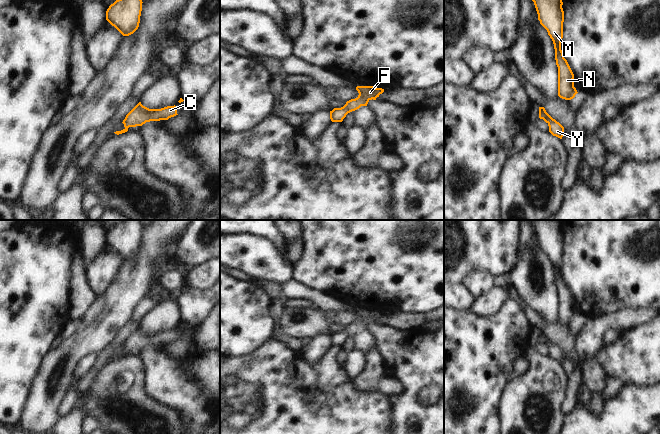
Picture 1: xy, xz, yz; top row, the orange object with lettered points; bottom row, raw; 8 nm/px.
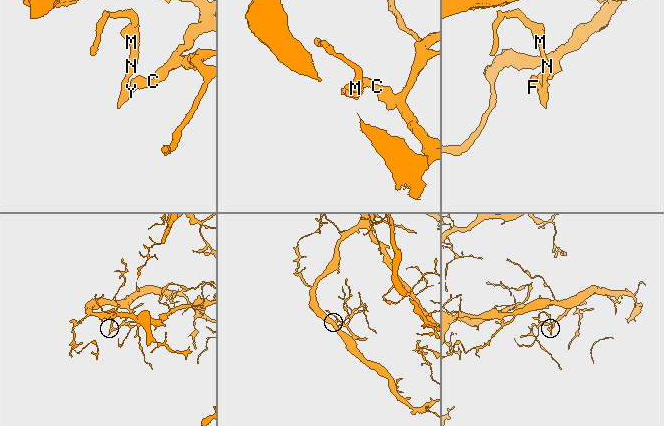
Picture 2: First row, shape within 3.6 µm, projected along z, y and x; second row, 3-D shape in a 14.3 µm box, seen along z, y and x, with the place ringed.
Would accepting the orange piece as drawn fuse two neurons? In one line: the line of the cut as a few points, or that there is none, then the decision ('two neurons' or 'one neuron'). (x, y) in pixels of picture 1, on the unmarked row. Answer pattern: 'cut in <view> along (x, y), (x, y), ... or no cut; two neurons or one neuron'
no cut; one neuron

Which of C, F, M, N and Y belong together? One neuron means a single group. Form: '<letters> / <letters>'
C F M N Y

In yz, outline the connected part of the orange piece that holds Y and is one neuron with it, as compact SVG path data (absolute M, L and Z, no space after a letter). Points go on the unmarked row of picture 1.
M539 331L539 342L543 343L549 350L549 356L560 363L563 361L564 351L553 343L545 334L544 331Z

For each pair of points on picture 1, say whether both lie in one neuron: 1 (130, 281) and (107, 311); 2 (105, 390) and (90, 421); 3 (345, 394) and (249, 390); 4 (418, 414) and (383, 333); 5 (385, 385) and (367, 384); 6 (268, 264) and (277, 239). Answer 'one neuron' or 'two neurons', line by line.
1: one neuron
2: two neurons
3: one neuron
4: one neuron
5: two neurons
6: two neurons

